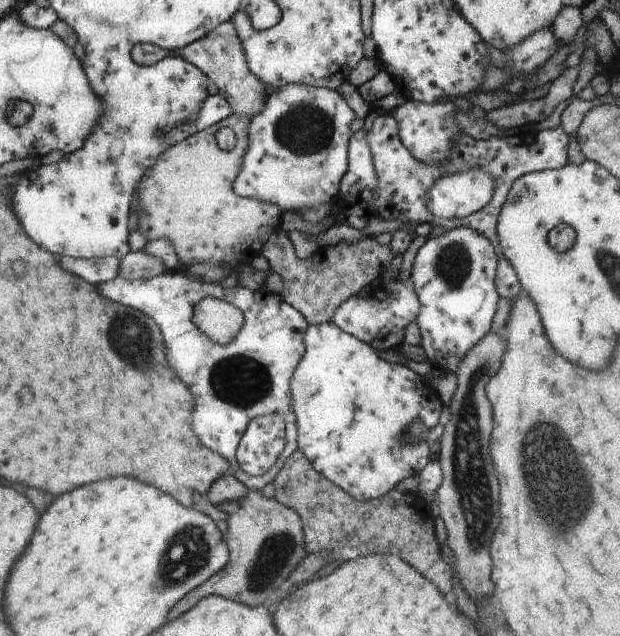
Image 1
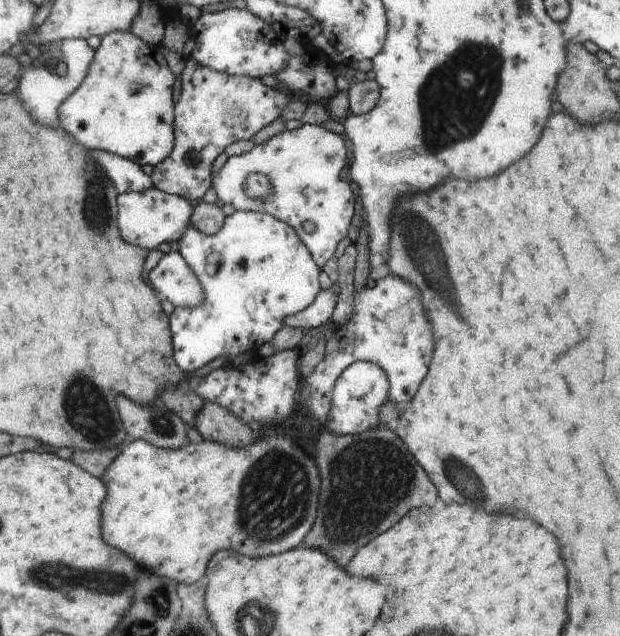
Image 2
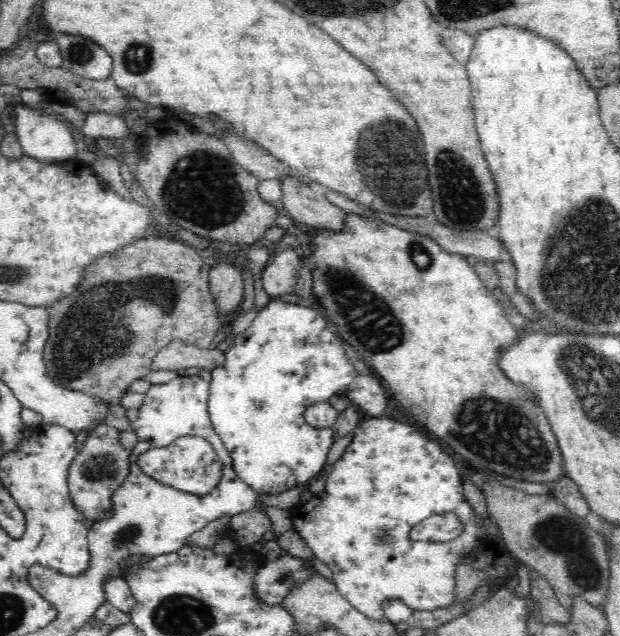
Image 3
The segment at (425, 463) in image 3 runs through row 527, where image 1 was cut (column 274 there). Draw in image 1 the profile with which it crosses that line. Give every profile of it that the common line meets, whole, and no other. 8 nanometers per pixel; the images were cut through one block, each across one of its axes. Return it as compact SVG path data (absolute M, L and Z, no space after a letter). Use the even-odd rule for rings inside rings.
M184 268L166 271L144 281L117 277L104 282L100 286L100 292L118 304L136 308L154 318L164 338L166 358L172 370L176 370L180 382L184 382L184 386L192 394L194 434L204 446L229 462L236 480L248 490L262 493L262 488L274 482L287 458L298 449L290 380L304 356L304 332L309 326L304 316L284 302L278 293L270 293L266 289L249 290L231 283L218 286L215 283L200 282L199 279L192 280ZM207 296L222 298L243 313L242 328L226 346L212 342L193 322L195 305ZM266 414L280 414L284 418L285 447L266 474L246 474L237 463L235 451L250 420Z

